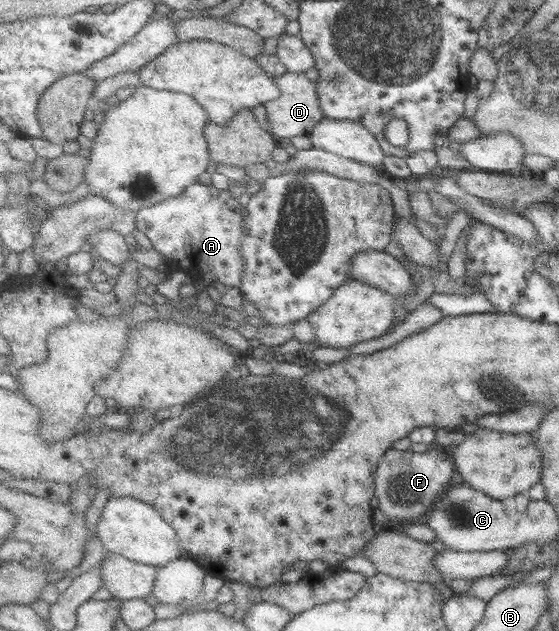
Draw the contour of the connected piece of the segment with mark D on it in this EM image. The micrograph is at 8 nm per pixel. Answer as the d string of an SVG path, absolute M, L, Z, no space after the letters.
M288 72L275 78L276 85L282 90L282 95L266 103L267 120L271 132L283 143L294 135L310 135L315 127L326 118L322 104L320 104L319 91L315 81L310 81L304 73Z

